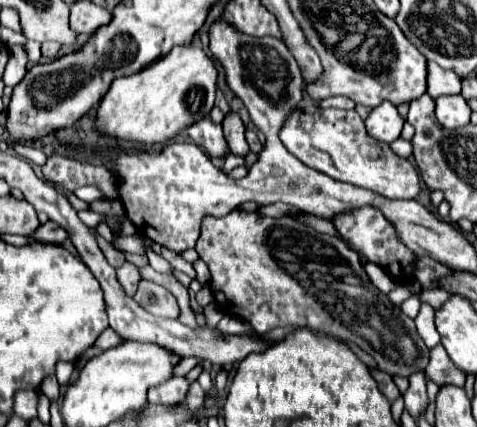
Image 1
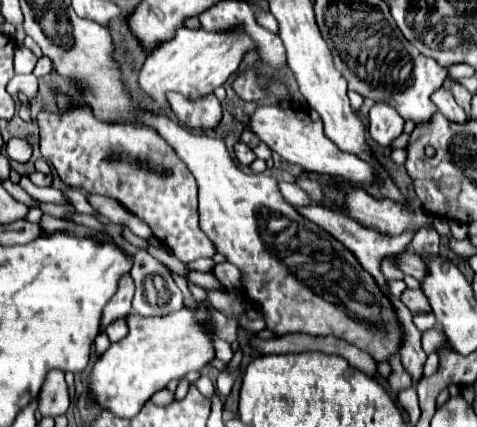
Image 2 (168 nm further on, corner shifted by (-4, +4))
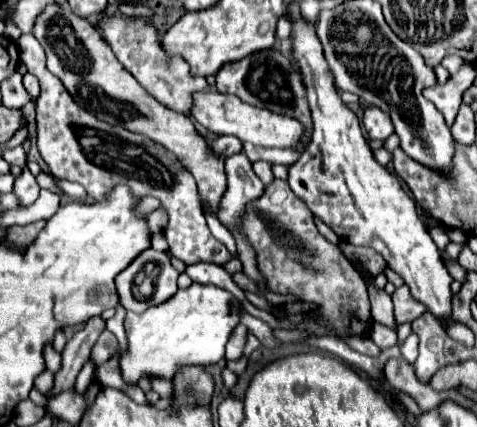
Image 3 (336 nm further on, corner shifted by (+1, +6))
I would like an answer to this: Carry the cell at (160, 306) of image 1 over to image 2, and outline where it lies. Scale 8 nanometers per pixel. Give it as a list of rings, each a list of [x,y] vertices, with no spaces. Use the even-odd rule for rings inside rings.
[[[147,250],[135,252],[131,276],[137,286],[135,298],[133,298],[133,312],[135,314],[139,314],[139,316],[165,316],[165,314],[171,314],[171,312],[177,312],[183,308],[181,290],[177,288],[177,284],[169,276],[167,268],[163,264],[159,264]]]

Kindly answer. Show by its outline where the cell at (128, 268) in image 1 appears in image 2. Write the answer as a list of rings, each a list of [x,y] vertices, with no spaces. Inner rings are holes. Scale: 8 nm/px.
[[[131,274],[121,276],[117,292],[113,294],[113,298],[109,300],[109,304],[103,310],[103,330],[109,322],[113,322],[119,316],[127,316],[131,312],[131,300],[133,300],[133,292],[135,292],[135,284]]]

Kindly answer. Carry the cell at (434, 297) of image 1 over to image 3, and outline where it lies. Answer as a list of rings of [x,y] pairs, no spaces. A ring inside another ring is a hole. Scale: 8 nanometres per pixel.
[[[406,284],[396,288],[396,292],[392,294],[392,302],[394,302],[394,320],[396,320],[396,324],[412,322],[426,310],[426,306],[410,294],[410,288]]]

